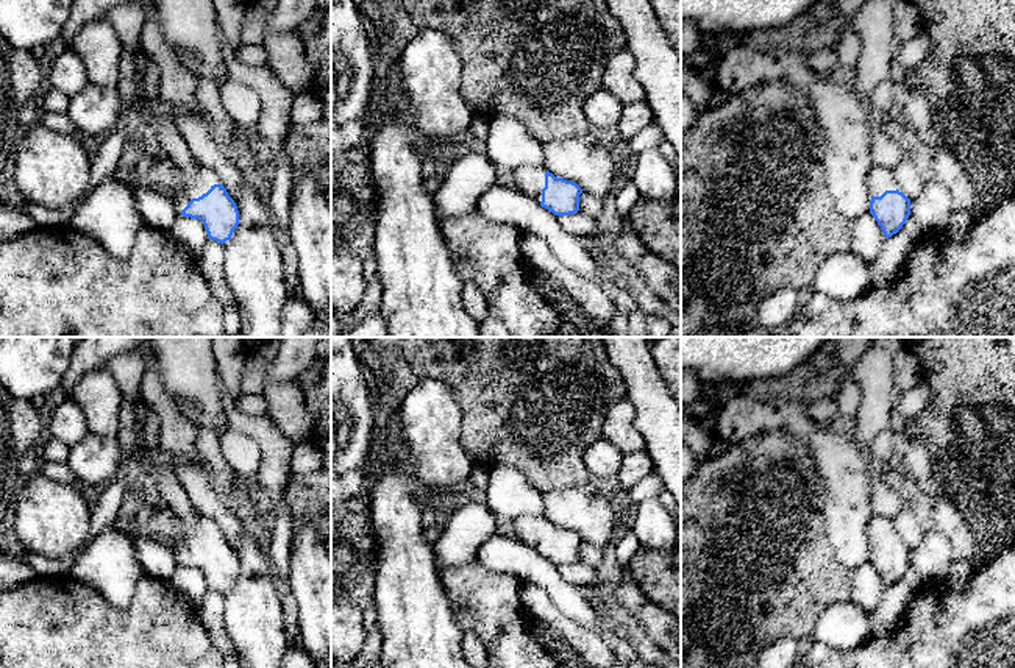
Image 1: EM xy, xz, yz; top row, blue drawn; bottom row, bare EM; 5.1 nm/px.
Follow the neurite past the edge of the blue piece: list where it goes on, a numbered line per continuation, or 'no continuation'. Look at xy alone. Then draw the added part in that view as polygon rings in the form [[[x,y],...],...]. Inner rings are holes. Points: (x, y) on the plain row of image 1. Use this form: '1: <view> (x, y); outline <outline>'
1: xy (188, 536); outline [[[200,515],[192,523],[187,523],[175,517],[175,535],[169,543],[173,548],[176,562],[181,565],[181,560],[192,548],[201,546],[214,534],[222,534],[222,531],[211,518]]]

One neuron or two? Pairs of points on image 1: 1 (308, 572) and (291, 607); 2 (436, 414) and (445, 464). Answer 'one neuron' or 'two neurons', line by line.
1: two neurons
2: one neuron

